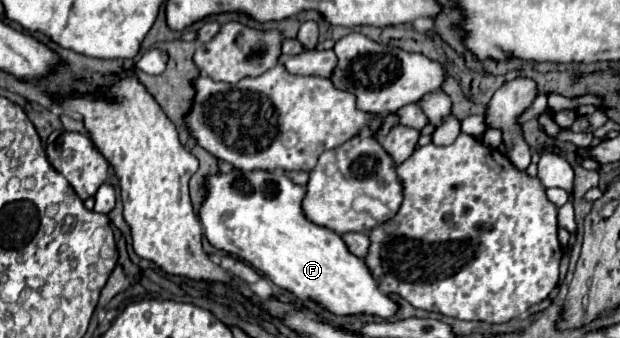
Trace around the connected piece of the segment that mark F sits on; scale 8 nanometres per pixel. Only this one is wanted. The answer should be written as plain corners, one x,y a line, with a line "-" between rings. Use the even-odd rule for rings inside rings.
234,170
230,174
218,174
208,178
206,188
208,188
208,198
200,210
200,222
204,226
204,234
208,242
214,248
224,250
230,256
236,256
248,262
252,268
266,274
278,288
292,292
300,300
316,302
334,316
366,314
366,316
378,316
378,318
392,318
400,310
398,302
380,290
380,284
368,270
366,262
354,256
334,230
318,226
306,218
302,210
306,188
290,182
284,176
284,172

